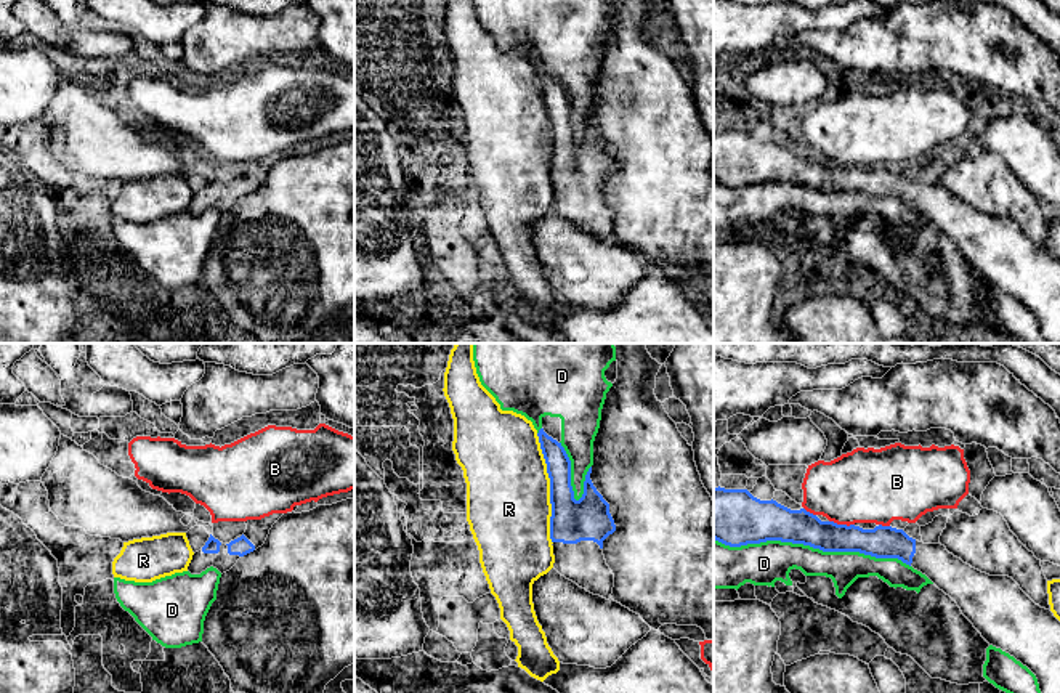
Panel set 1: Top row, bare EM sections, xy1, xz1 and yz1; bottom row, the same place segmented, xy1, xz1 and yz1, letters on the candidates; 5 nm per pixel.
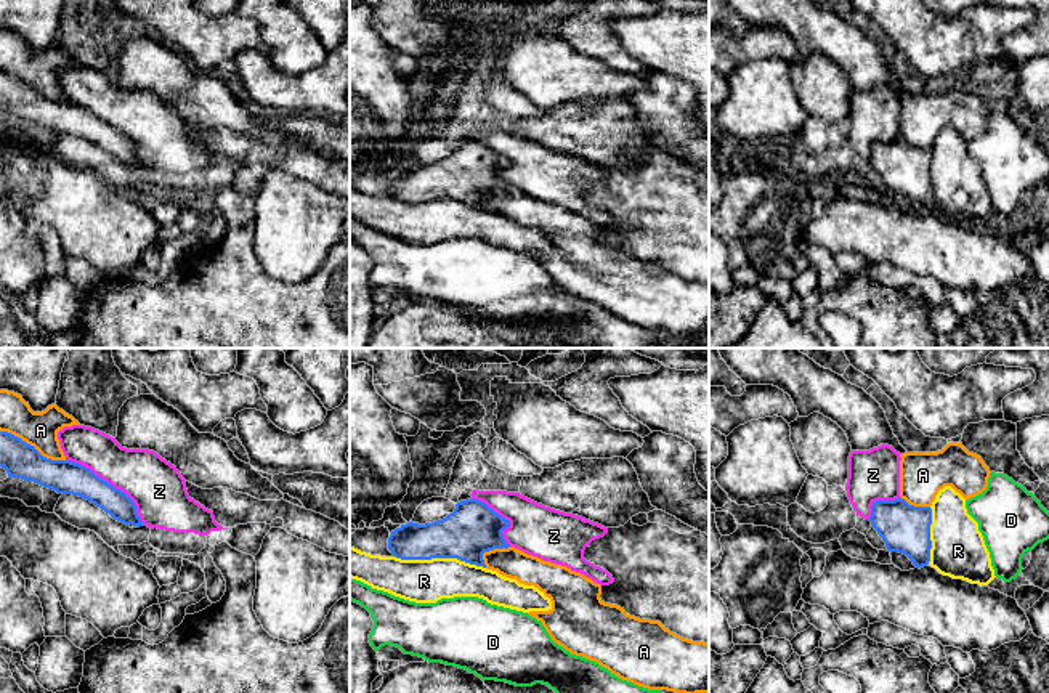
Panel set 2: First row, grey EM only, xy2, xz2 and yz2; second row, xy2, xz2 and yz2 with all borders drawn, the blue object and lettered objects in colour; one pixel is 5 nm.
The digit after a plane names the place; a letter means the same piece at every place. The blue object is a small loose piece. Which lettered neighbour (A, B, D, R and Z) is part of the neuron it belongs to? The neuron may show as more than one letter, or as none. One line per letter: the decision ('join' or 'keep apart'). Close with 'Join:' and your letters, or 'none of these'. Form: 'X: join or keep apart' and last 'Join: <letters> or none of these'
A: keep apart
B: keep apart
D: keep apart
R: keep apart
Z: keep apart
Join: none of these

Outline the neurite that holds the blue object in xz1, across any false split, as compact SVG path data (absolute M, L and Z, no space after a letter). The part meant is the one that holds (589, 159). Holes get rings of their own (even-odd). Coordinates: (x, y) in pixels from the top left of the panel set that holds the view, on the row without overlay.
M544 69L537 74L550 119L550 180L553 209L593 236L613 239L614 215L603 196L603 181L616 172L609 144L590 120L592 107L584 122L584 135L574 140L571 127L571 101L556 80Z

